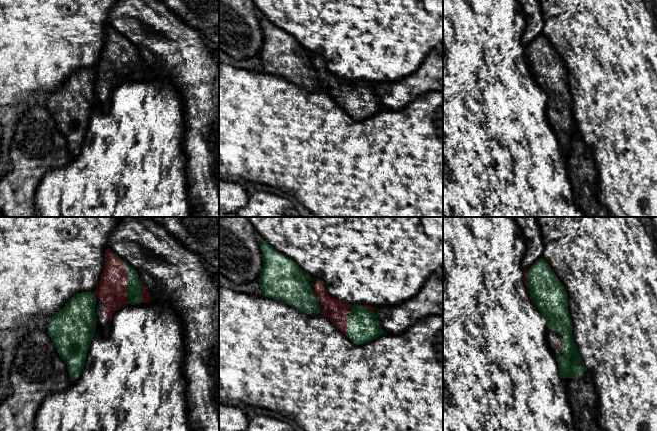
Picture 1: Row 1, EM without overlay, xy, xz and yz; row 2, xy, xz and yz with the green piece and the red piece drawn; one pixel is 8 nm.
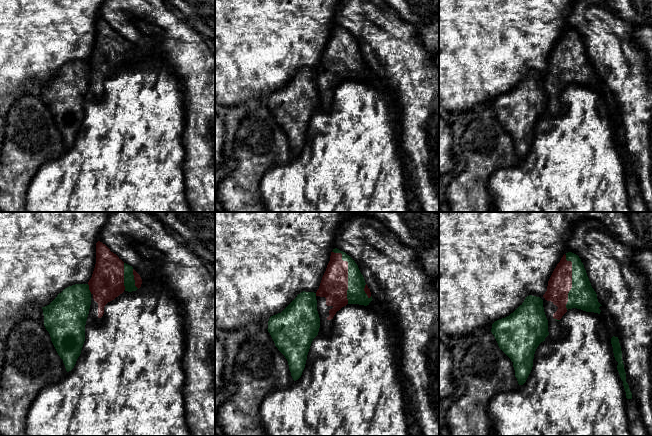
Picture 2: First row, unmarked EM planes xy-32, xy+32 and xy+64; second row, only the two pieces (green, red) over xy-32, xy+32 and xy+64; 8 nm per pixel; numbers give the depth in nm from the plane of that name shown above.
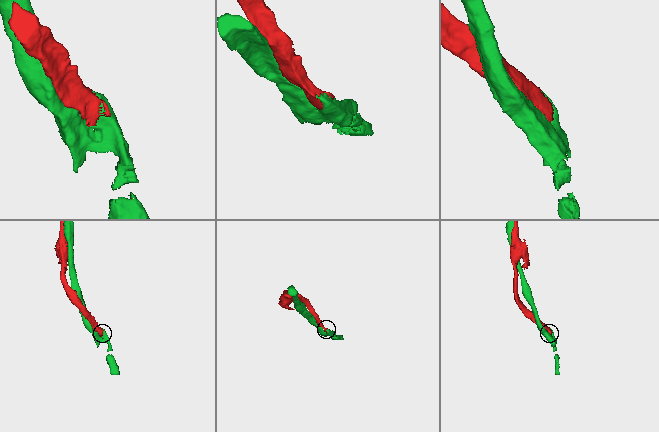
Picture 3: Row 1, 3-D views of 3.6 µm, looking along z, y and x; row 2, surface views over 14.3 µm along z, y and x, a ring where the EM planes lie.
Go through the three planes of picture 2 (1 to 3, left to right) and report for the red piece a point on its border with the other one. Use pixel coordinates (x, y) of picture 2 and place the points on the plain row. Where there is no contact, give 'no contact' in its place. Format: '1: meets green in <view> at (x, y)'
1: meets green in xy-32 at (124, 52)
2: meets green in xy+32 at (348, 49)
3: meets green in xy+64 at (572, 57)

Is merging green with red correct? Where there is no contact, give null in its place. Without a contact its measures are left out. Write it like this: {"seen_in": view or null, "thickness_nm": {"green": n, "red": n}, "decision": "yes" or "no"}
{"seen_in": "xy", "thickness_nm": {"green": 120, "red": 240}, "decision": "no"}

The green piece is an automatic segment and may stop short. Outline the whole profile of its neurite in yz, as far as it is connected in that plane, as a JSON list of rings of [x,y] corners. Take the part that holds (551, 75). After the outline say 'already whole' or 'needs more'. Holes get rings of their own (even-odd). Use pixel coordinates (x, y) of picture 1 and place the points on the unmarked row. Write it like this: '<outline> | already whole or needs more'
[[[543,33],[529,44],[527,61],[548,104],[563,113],[564,130],[557,132],[556,137],[576,206],[584,217],[611,217],[598,198],[599,172],[594,151],[583,139],[573,115],[568,70]]] | needs more

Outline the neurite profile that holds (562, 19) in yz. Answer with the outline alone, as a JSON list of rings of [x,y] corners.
[[[538,0],[545,19],[543,34],[568,70],[572,111],[587,146],[594,151],[599,172],[598,198],[611,217],[657,217],[657,28],[644,0]]]

